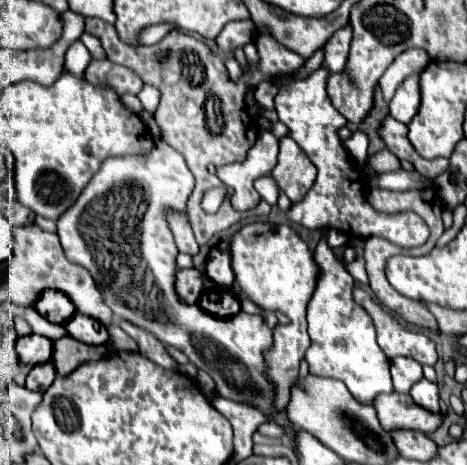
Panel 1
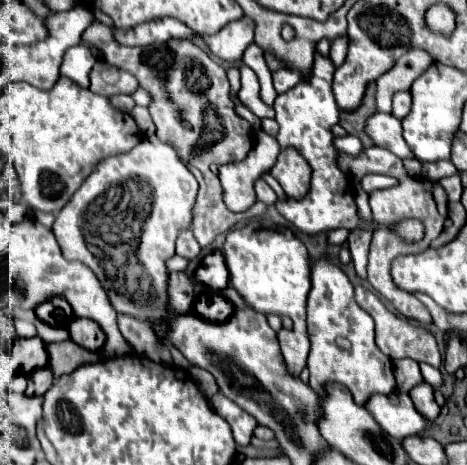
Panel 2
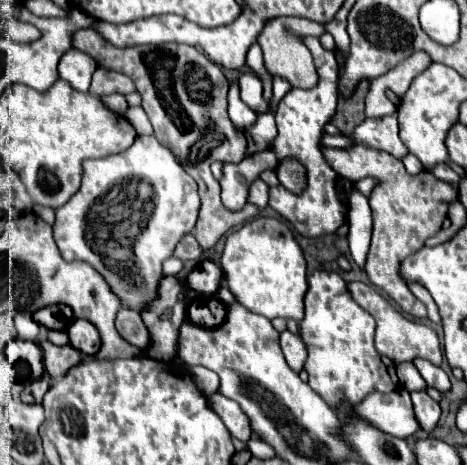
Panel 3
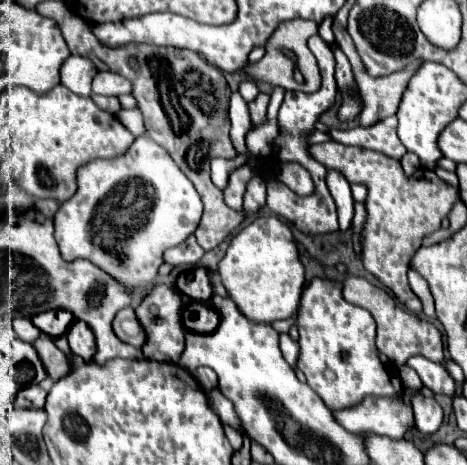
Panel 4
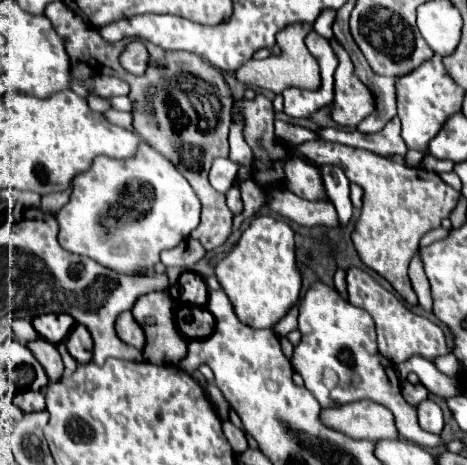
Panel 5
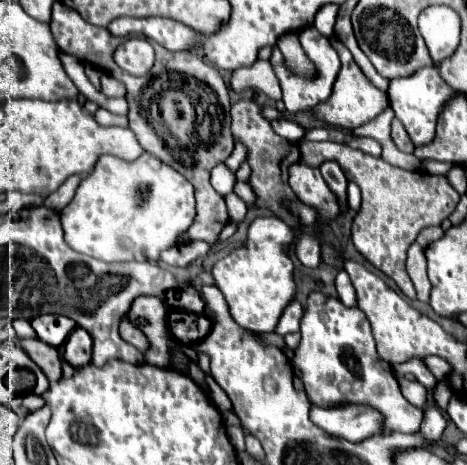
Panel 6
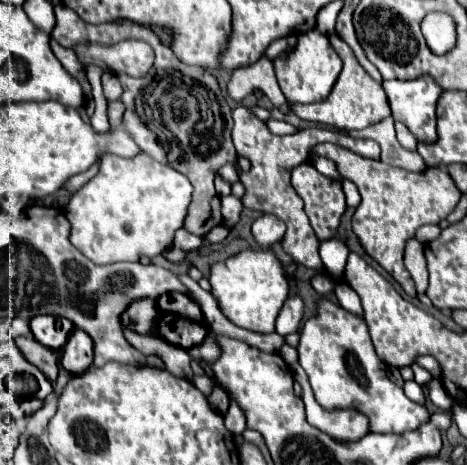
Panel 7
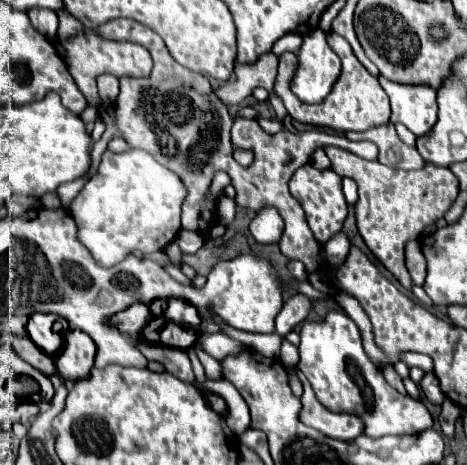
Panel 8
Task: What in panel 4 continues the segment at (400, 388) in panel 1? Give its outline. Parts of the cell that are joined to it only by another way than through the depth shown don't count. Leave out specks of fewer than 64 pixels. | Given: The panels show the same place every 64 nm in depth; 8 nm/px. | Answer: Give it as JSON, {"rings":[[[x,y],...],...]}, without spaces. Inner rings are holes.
{"rings":[[[402,366],[402,368],[400,368],[400,376],[402,376],[406,388],[412,388],[412,390],[420,390],[420,388],[422,388],[422,382],[420,382],[418,374],[416,374],[412,368]]]}

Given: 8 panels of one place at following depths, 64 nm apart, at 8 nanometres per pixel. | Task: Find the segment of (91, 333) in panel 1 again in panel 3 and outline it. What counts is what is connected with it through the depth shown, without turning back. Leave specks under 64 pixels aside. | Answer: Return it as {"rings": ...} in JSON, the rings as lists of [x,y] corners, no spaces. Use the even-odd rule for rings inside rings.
{"rings":[[[72,320],[72,324],[68,324],[68,338],[70,344],[80,350],[86,356],[94,356],[100,348],[100,336],[96,332],[96,328],[88,322],[88,320]]]}

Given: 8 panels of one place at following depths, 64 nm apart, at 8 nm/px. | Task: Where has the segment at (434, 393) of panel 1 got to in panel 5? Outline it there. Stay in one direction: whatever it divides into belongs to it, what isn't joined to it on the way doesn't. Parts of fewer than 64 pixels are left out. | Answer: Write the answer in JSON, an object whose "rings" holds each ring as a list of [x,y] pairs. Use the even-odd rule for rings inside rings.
{"rings":[[[424,400],[422,404],[418,404],[418,416],[420,416],[420,428],[432,434],[440,434],[444,427],[443,412],[432,400]]]}

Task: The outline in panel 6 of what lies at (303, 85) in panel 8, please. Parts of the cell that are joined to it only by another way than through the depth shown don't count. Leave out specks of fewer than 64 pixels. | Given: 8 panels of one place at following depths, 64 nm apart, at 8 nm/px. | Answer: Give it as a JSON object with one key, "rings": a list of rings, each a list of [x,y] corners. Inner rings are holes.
{"rings":[[[306,28],[304,32],[300,32],[300,44],[304,48],[304,54],[308,56],[308,60],[314,64],[314,74],[312,78],[306,78],[306,76],[300,76],[300,74],[294,74],[286,62],[284,62],[284,56],[282,52],[274,46],[274,52],[272,52],[272,68],[280,80],[280,86],[282,86],[282,94],[284,94],[284,104],[286,104],[286,110],[288,112],[306,112],[310,110],[312,106],[328,100],[330,92],[332,92],[332,84],[340,72],[340,58],[336,54],[336,50],[332,48],[332,44],[328,42],[326,36],[322,36],[320,32],[316,32],[316,28]]]}

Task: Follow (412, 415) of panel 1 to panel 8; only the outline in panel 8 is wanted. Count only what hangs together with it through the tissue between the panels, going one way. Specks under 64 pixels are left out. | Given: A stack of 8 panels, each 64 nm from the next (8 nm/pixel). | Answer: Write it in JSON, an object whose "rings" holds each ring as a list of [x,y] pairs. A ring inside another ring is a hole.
{"rings":[[[304,384],[304,394],[302,394],[302,410],[300,410],[300,420],[322,432],[324,436],[336,438],[336,440],[354,440],[356,436],[362,434],[362,424],[356,416],[348,414],[336,414],[324,408],[318,398],[314,396],[310,384]]]}

